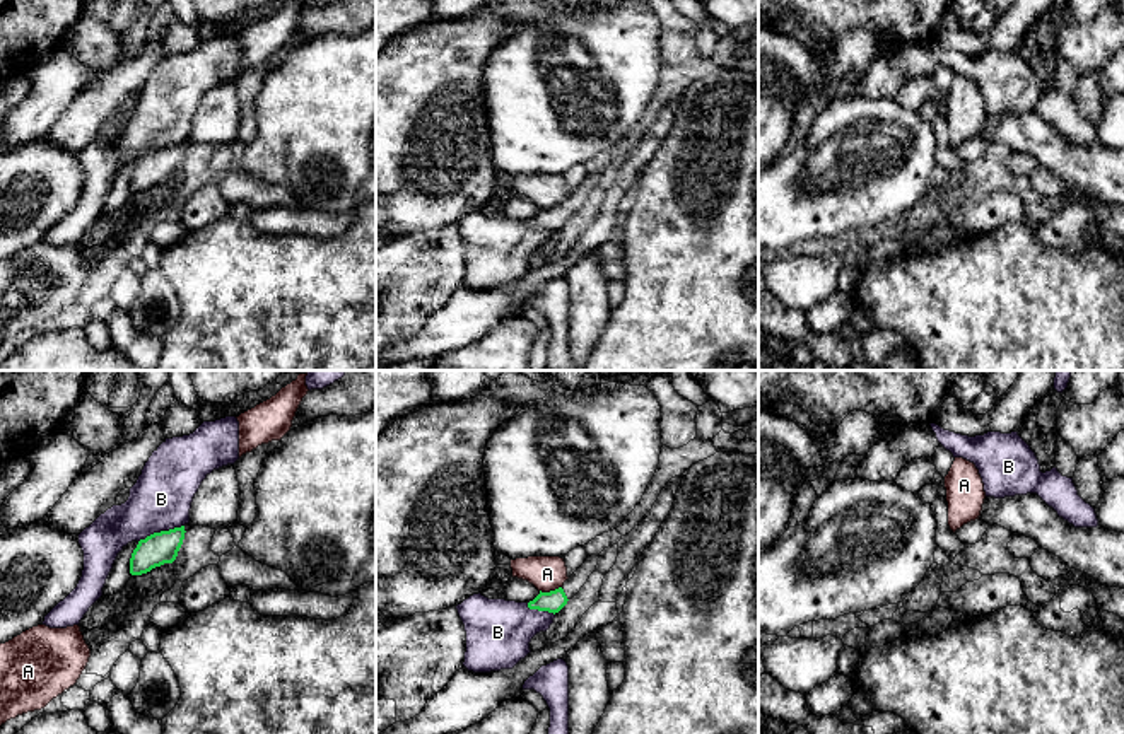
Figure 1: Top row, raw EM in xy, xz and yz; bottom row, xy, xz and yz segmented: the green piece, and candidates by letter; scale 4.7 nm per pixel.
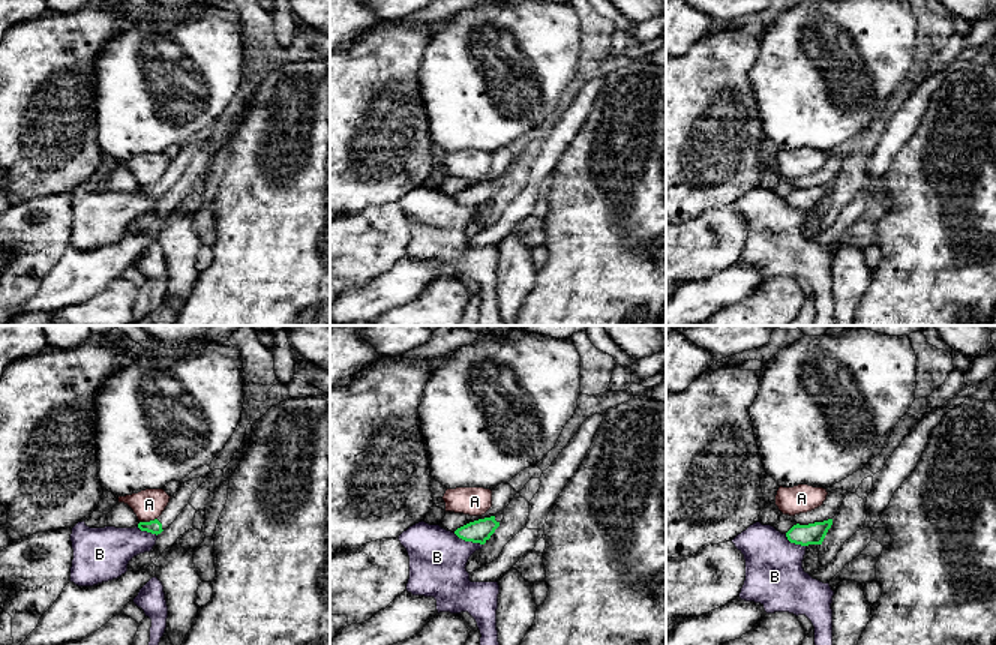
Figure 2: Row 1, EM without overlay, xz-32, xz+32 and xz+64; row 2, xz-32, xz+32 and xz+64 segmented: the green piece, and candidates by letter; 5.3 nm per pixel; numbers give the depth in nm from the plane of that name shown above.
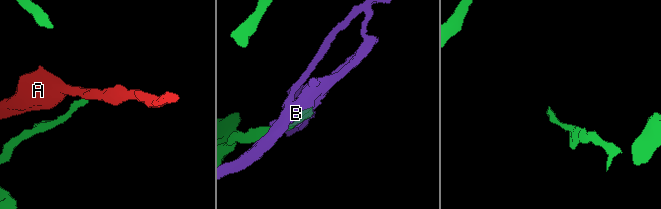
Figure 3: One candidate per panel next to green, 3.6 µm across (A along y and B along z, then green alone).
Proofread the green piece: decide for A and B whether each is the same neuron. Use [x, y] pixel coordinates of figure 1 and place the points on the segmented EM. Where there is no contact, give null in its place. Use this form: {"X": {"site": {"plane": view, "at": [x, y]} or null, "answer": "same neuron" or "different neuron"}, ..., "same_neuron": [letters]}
{"A": {"site": {"plane": "xz", "at": [550, 591]}, "answer": "different neuron"}, "B": {"site": {"plane": "xy", "at": [161, 531]}, "answer": "different neuron"}, "same_neuron": []}

